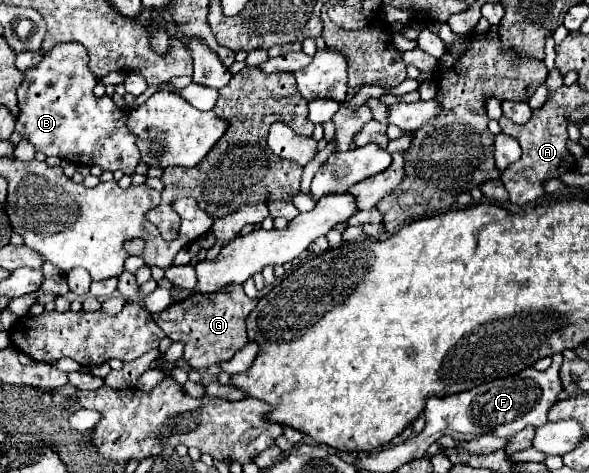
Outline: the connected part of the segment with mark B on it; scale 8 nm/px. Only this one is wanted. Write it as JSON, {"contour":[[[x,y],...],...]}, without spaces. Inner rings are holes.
{"contour":[[[76,42],[54,46],[40,66],[24,74],[24,82],[18,88],[20,116],[16,132],[46,156],[58,156],[78,166],[98,164],[102,170],[132,174],[140,162],[136,136],[124,126],[126,112],[116,108],[112,98],[94,96],[96,84],[98,80],[88,70],[88,54],[82,46],[76,46]]]}

